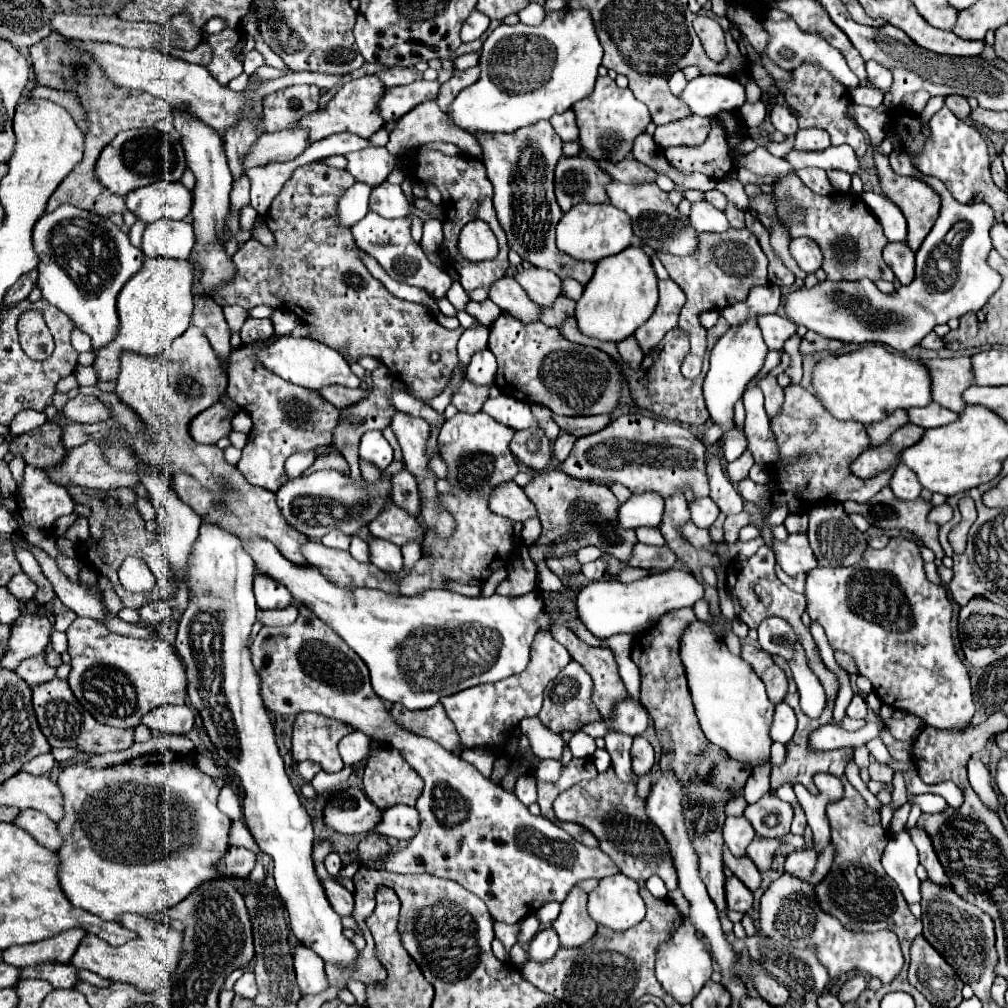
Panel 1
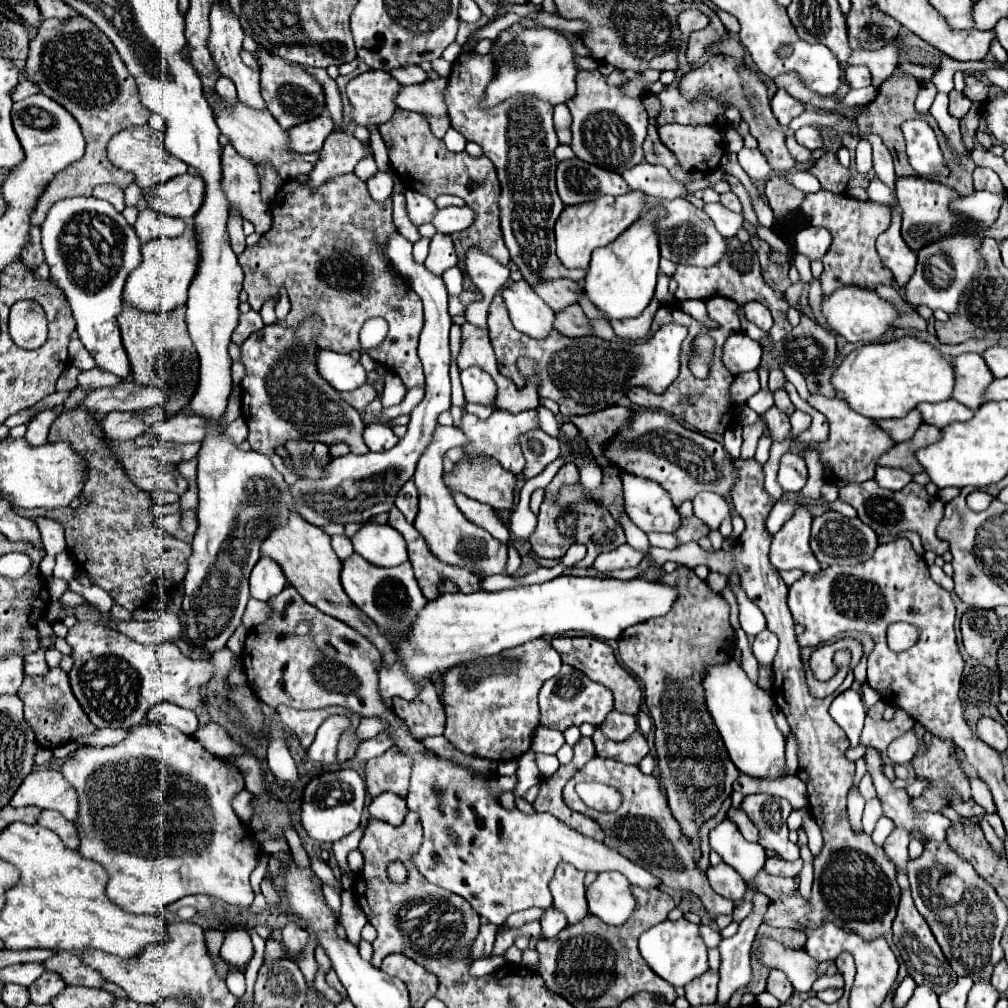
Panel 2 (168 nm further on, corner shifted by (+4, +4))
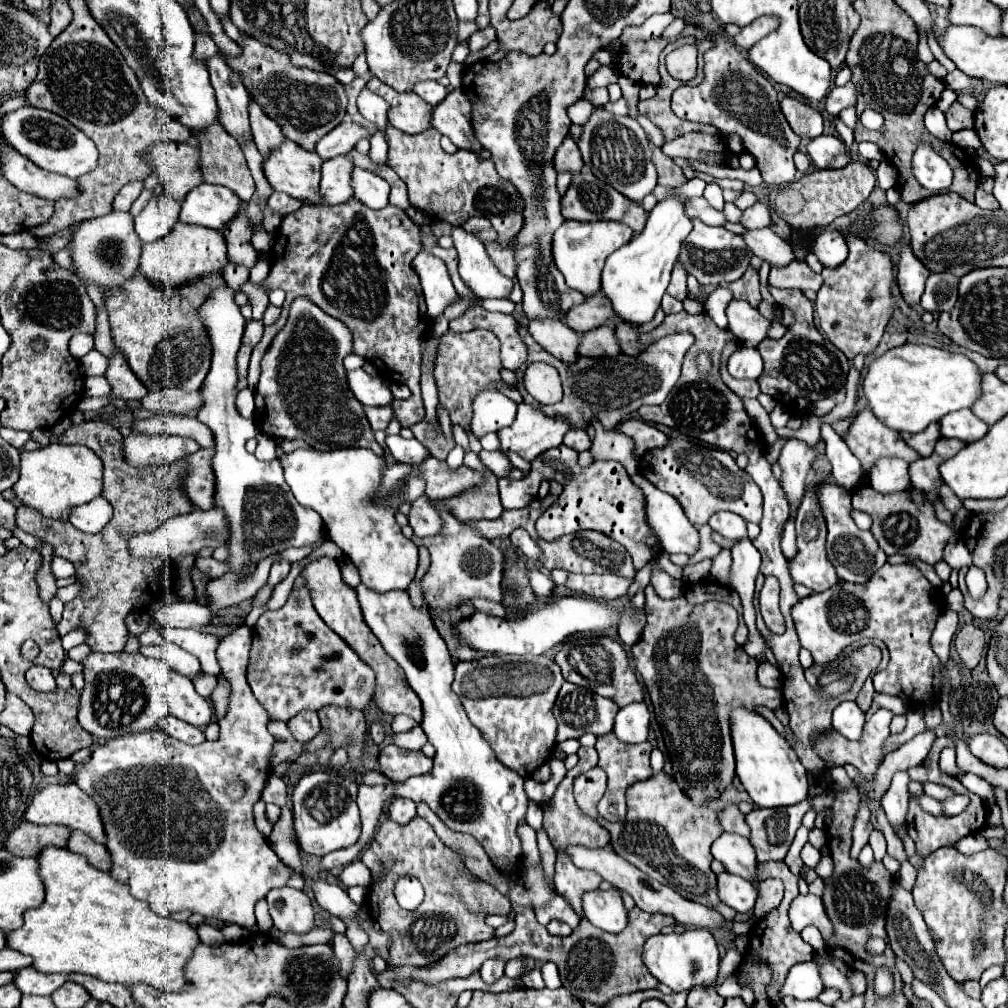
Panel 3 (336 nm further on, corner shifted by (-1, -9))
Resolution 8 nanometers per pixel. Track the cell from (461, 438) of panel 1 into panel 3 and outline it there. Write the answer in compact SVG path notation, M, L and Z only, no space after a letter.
M519 404L515 422L497 432L501 442L499 450L505 456L517 452L523 460L531 462L541 452L559 446L569 428L567 420L549 418L529 404Z

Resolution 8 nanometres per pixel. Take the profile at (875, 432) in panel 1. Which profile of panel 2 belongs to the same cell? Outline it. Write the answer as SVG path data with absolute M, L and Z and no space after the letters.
M918 409L910 411L904 419L880 419L878 425L896 441L902 443L904 439L912 439L914 431L922 425L922 415Z

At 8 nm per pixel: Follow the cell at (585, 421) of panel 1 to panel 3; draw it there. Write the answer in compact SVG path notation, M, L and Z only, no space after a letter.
M625 420L625 422L621 422L617 428L615 428L617 432L621 432L621 434L627 434L629 438L633 438L633 442L635 442L635 450L633 450L633 454L639 458L639 456L643 456L647 450L651 450L651 448L659 448L659 446L663 446L663 444L667 444L667 436L663 434L663 432L659 432L655 426L651 426L651 424L647 424L647 422L643 422L643 420Z

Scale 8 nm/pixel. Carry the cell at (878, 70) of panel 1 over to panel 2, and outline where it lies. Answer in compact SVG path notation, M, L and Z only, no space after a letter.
M846 67L844 81L848 83L850 89L860 89L860 87L868 87L872 83L872 75L870 75L868 67Z

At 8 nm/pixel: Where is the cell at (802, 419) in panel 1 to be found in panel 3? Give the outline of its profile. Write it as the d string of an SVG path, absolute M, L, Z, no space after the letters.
M861 410L847 434L843 436L849 450L859 458L863 474L869 474L879 458L905 458L907 462L921 458L913 448L907 448L899 434L875 420L871 410Z

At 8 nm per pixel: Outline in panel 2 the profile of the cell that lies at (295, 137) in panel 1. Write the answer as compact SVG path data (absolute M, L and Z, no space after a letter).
M328 115L316 117L306 121L298 127L292 127L290 133L290 147L298 153L314 153L322 147L324 139L334 131L334 121Z

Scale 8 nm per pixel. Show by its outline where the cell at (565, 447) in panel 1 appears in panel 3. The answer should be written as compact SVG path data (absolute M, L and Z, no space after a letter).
M571 428L571 430L565 434L563 444L569 446L569 448L573 448L573 450L577 450L577 452L583 452L583 450L589 450L589 446L591 446L591 438L587 436L585 430L581 430L581 428L573 430L573 428Z

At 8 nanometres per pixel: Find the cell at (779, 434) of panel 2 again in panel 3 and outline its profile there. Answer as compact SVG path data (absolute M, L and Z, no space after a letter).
M787 438L781 448L781 454L779 454L779 466L783 470L781 486L787 494L791 516L795 516L797 506L805 494L805 476L811 468L815 454L814 450L797 438Z

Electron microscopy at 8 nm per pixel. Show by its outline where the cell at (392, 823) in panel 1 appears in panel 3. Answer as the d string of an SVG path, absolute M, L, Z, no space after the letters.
M393 798L389 806L389 818L397 824L409 824L415 818L415 802L407 798Z

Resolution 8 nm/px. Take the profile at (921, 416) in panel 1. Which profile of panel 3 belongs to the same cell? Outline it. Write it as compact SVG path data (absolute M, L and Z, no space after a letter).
M967 408L943 416L943 420L939 420L939 426L941 426L941 436L943 438L957 438L957 440L963 440L963 442L979 440L989 430L989 426L985 422L981 422Z

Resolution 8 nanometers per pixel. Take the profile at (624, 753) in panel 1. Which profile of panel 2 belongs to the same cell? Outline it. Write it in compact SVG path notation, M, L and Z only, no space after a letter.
M610 711L610 715L606 715L604 723L600 725L600 729L612 741L624 741L636 731L636 717L620 713L620 711Z

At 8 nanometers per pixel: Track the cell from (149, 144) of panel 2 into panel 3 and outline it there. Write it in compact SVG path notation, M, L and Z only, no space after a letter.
M163 140L151 144L139 154L139 158L147 162L155 174L159 174L161 182L165 184L165 192L177 202L181 202L191 188L203 182L199 156L195 156L195 148L185 142L175 144L171 140Z

